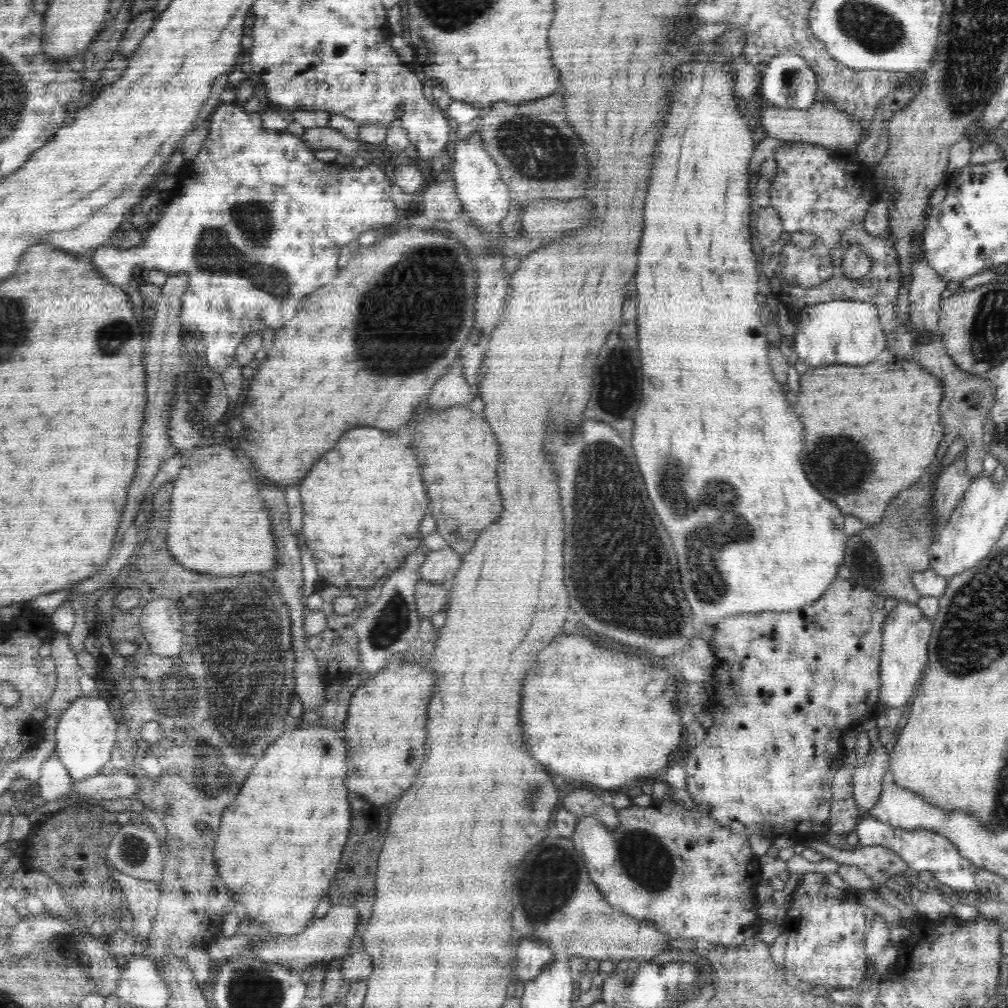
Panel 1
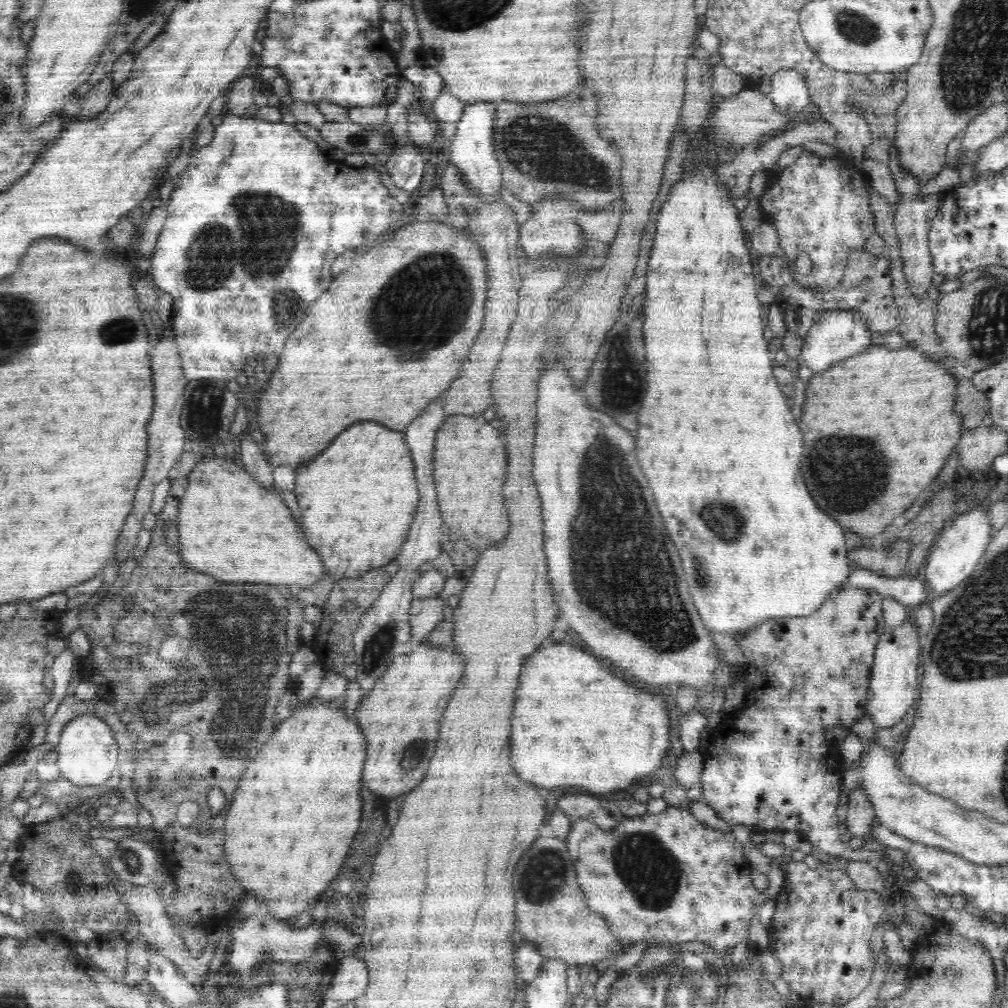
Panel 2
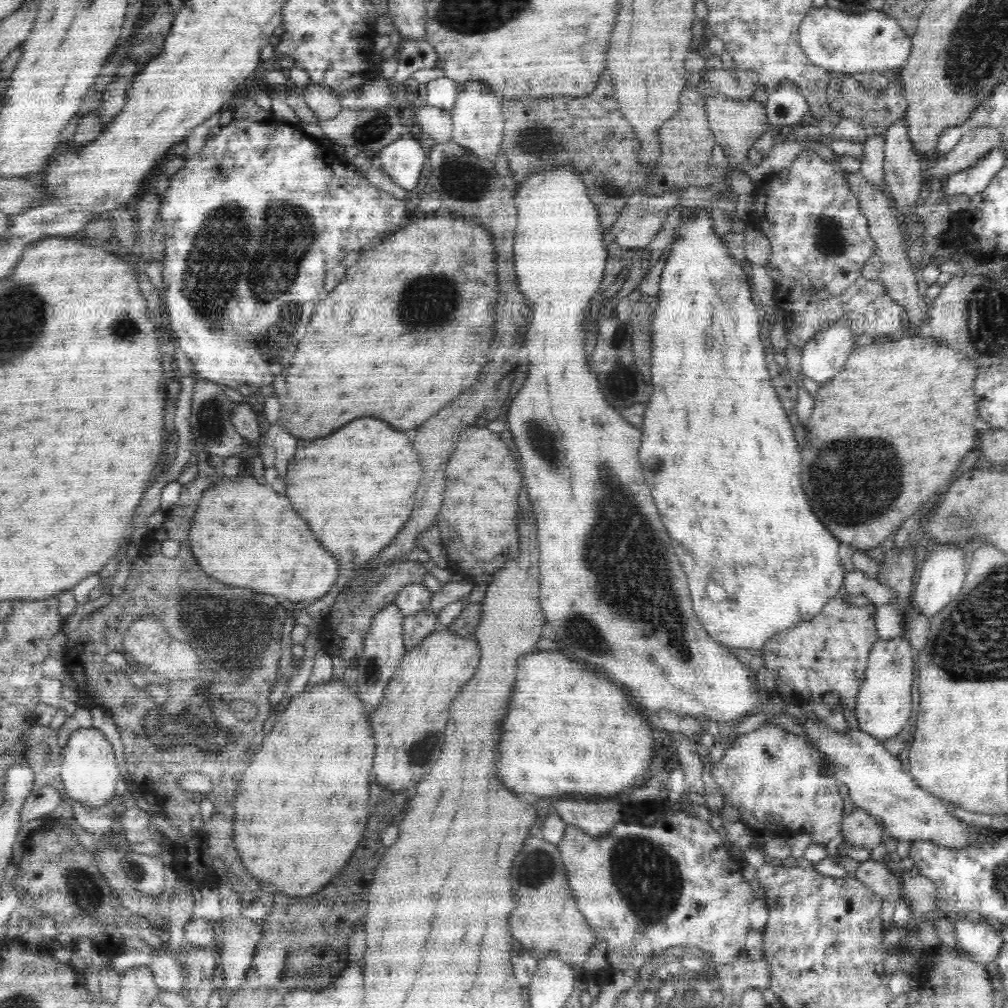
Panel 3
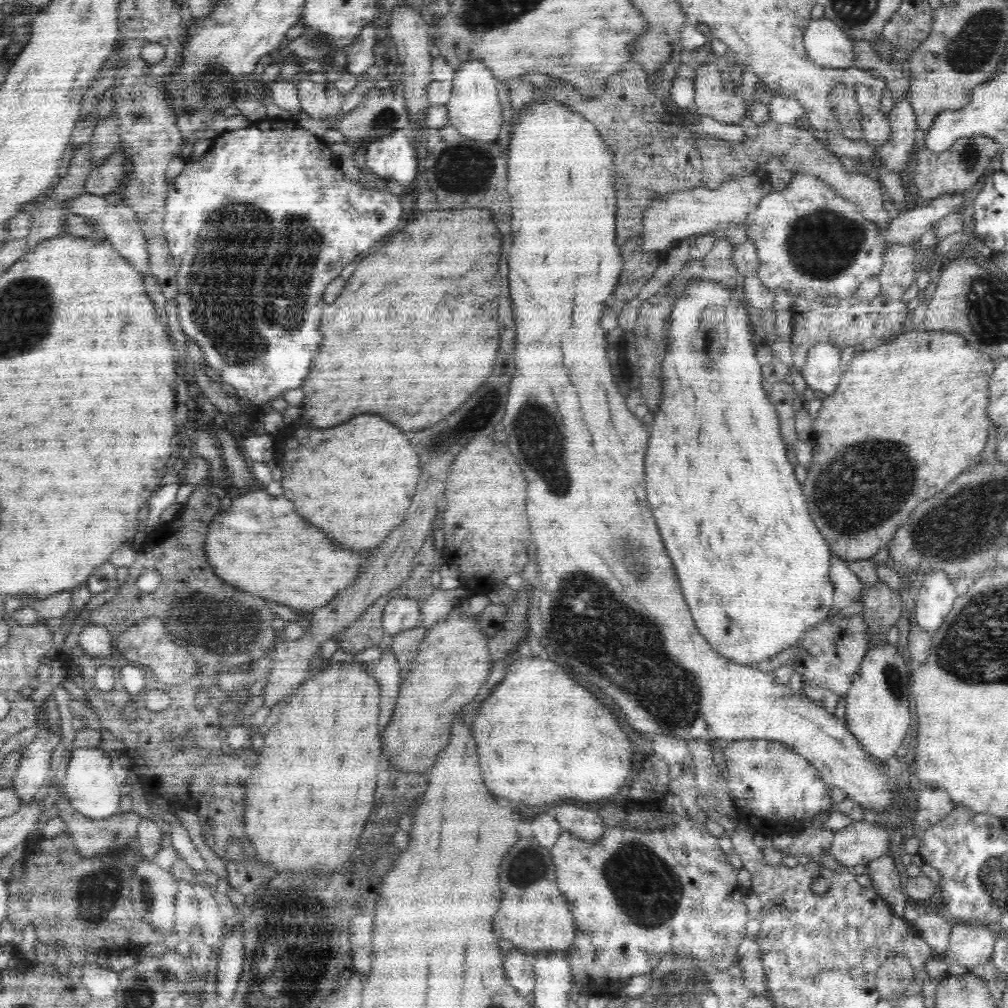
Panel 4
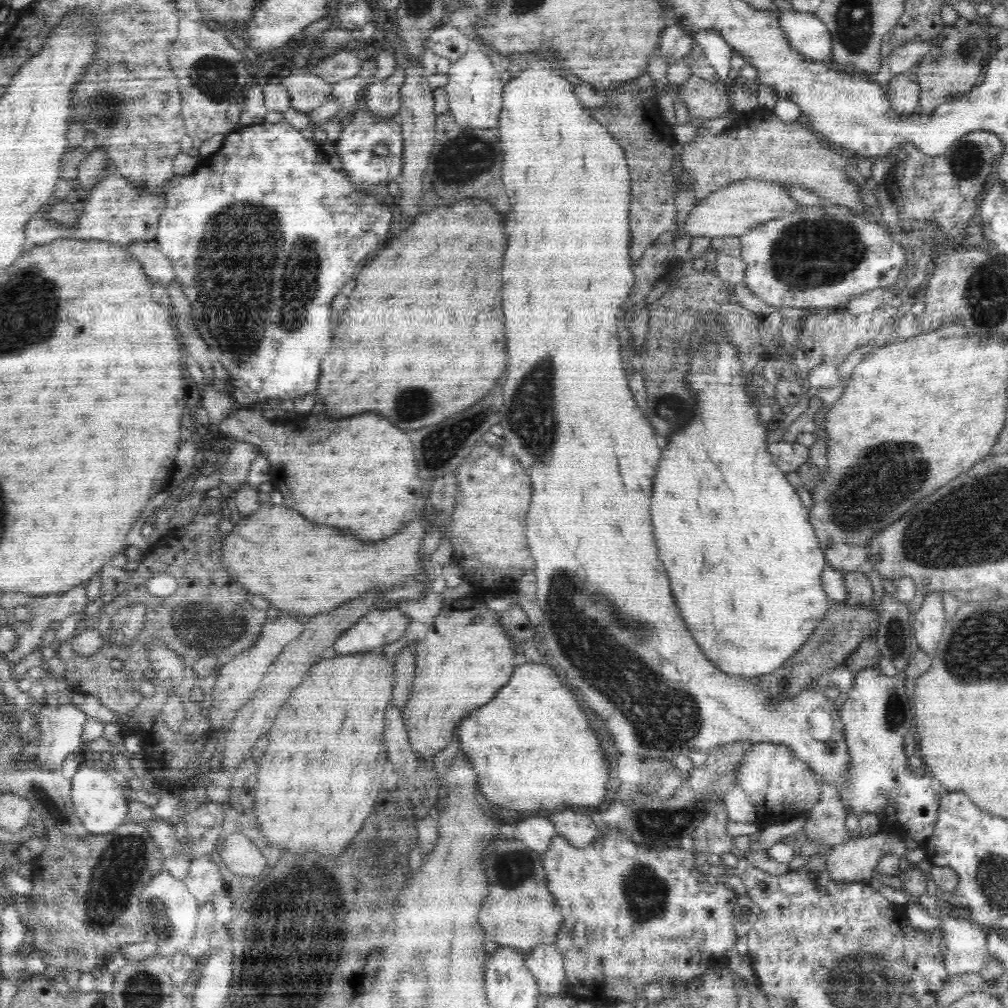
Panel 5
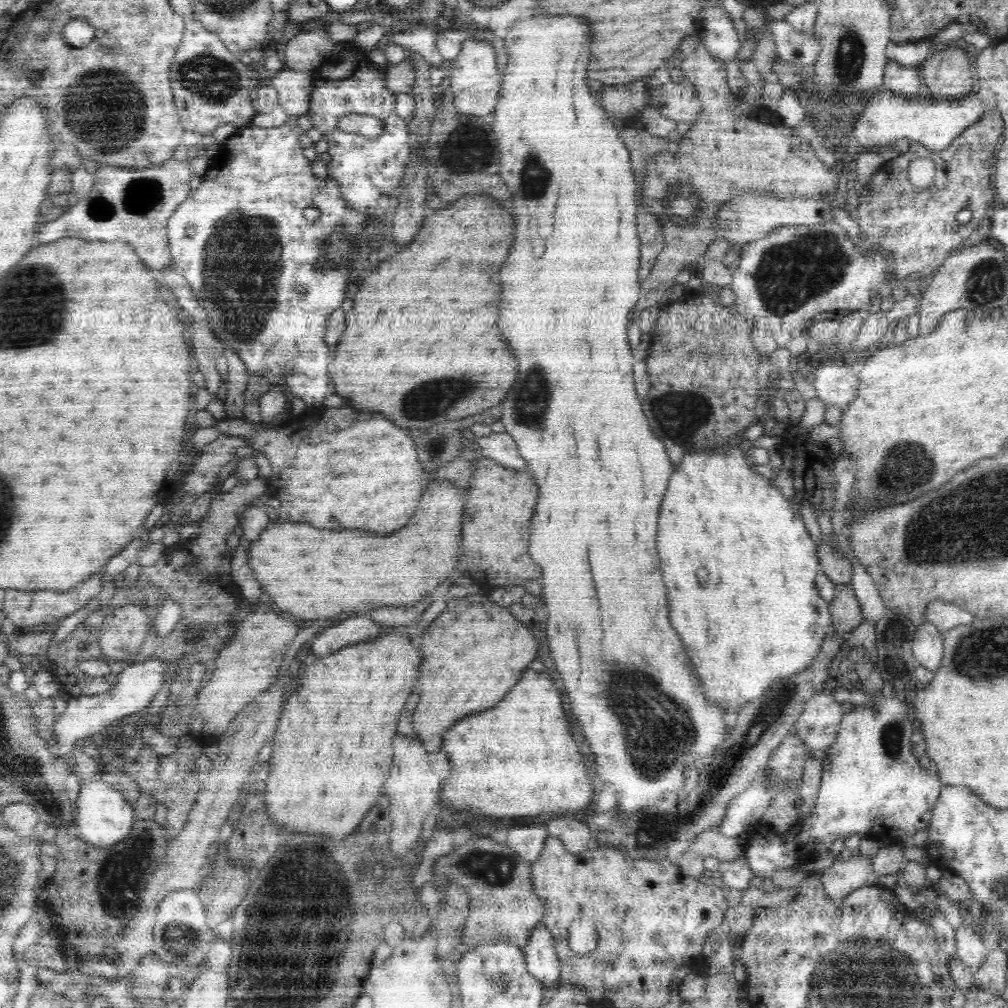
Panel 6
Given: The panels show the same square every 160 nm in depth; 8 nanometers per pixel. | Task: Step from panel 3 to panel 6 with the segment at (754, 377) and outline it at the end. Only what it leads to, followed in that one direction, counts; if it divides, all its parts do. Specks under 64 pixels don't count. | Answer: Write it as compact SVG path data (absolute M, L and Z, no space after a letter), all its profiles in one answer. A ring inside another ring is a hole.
M736 440L732 444L724 445L718 450L696 451L692 454L684 454L680 466L673 470L672 480L666 492L666 498L660 508L660 520L658 520L658 554L662 560L662 576L664 584L668 588L668 604L670 604L670 622L674 624L674 630L680 634L680 640L684 644L684 650L688 650L690 662L694 666L696 676L702 680L704 697L707 703L721 706L727 712L740 712L740 706L746 702L757 700L766 694L776 681L791 677L792 674L802 673L814 662L814 658L820 652L820 646L826 636L832 632L832 616L829 611L830 603L824 600L815 587L816 575L820 572L817 546L806 527L797 508L774 488L770 479L763 478L755 471L752 457L747 453L747 446L739 444Z

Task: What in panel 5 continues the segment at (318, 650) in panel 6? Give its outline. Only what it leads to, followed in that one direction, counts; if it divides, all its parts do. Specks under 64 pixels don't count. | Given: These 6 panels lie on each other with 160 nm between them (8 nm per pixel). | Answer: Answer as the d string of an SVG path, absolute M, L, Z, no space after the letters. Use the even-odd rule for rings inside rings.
M395 607L371 610L348 627L334 641L332 648L338 656L379 651L385 645L402 638L409 624L407 614Z

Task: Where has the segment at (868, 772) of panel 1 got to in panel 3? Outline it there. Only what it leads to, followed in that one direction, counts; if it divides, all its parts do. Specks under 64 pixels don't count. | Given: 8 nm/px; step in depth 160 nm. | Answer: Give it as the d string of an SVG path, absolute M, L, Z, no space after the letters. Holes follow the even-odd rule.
M858 807L844 818L840 834L843 842L862 851L866 848L871 851L880 843L888 842L878 818Z

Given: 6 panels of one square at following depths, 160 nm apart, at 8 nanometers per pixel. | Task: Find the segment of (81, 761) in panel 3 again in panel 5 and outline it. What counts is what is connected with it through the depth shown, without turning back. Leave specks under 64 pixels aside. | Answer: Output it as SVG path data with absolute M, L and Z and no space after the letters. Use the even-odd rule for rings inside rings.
M81 763L71 780L71 799L75 815L83 822L90 835L108 834L126 823L127 799L122 788L102 769L90 768Z

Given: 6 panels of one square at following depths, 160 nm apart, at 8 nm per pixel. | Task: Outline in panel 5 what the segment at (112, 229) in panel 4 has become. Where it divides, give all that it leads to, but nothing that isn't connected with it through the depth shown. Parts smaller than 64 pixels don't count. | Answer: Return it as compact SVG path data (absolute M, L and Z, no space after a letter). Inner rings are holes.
M136 240L134 244L130 244L127 248L130 255L140 262L146 276L152 278L153 282L160 282L163 285L177 282L172 261L162 254L156 241Z

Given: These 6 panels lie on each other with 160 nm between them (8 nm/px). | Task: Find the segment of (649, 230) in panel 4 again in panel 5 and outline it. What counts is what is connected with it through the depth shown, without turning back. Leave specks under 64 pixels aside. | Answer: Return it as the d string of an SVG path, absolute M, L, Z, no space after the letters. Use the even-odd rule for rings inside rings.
M746 179L732 182L702 198L694 205L685 223L685 233L692 237L720 238L742 236L756 225L788 217L799 208L798 202L779 183Z

